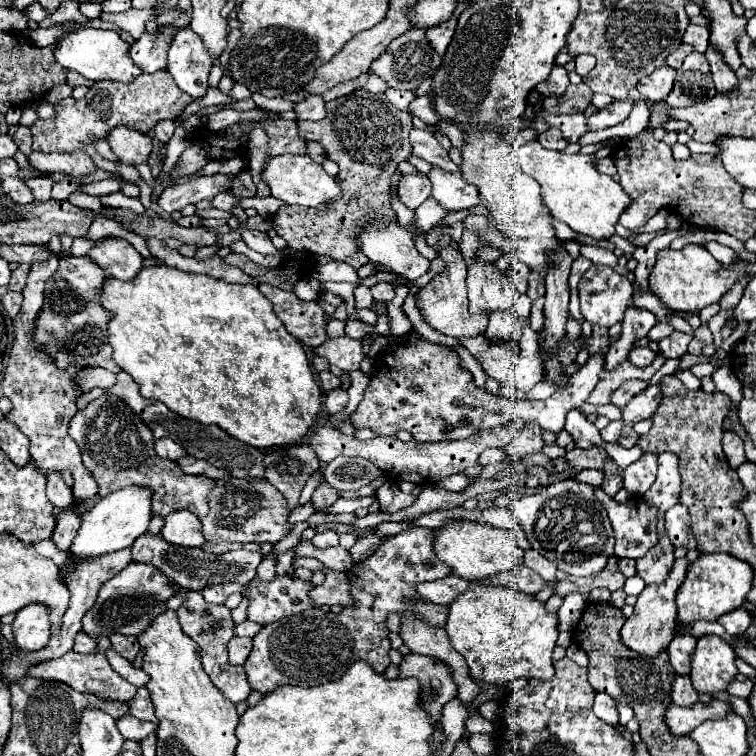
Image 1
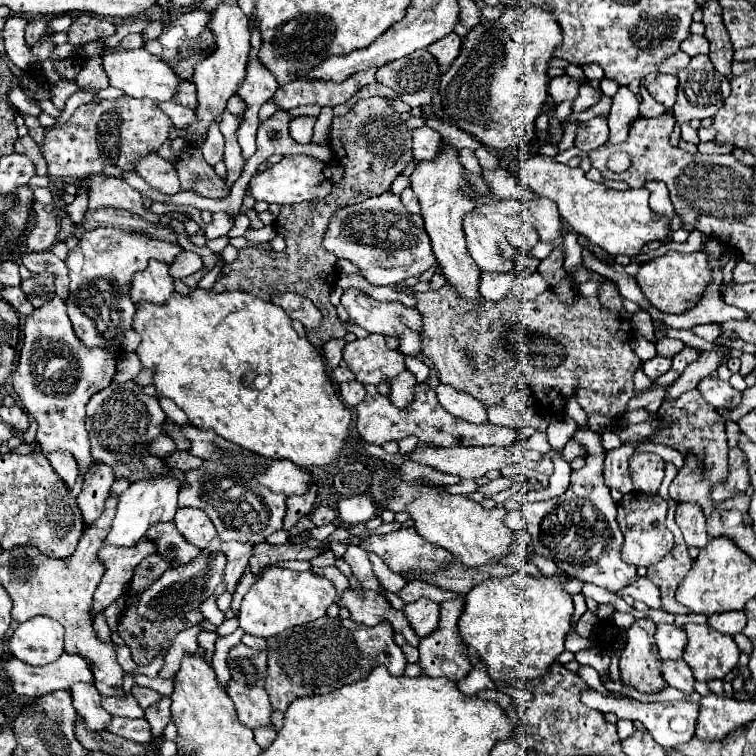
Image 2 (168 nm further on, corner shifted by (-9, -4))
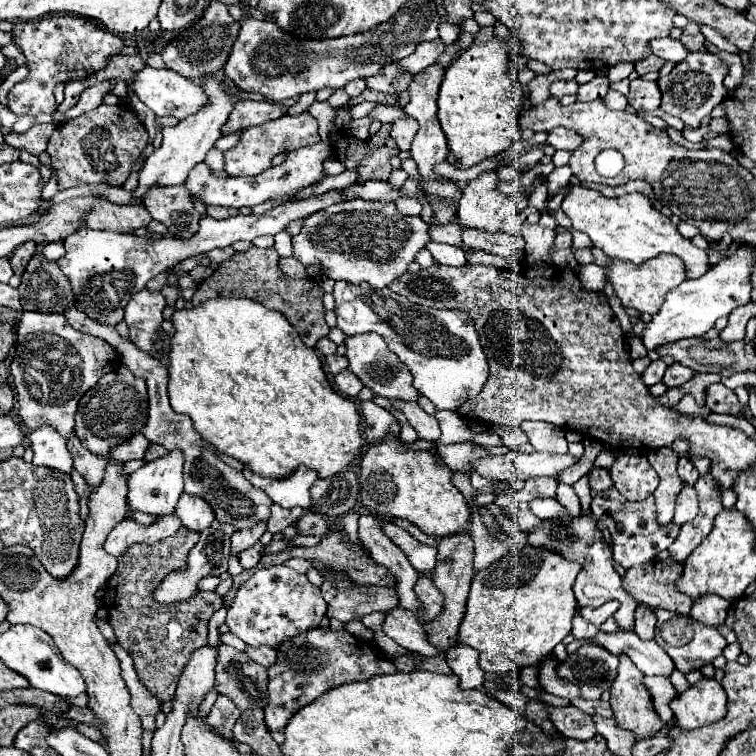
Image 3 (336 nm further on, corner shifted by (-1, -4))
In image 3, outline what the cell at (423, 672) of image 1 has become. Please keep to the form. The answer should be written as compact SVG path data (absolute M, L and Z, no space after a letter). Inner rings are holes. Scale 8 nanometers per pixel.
M458 532L458 536L446 536L444 540L438 540L438 564L436 570L432 572L432 580L438 586L438 590L444 594L444 610L442 614L432 622L424 624L430 642L440 650L448 650L450 644L456 644L456 632L458 632L458 624L464 618L464 604L468 598L468 588L470 588L470 580L474 576L474 568L472 568L472 558L474 558L474 540L470 536L470 532Z

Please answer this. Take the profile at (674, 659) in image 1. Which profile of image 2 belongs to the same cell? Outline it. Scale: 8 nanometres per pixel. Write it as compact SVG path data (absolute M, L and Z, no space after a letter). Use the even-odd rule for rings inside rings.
M658 624L656 626L656 646L660 652L660 658L664 660L678 660L682 658L682 652L686 650L686 632L678 626L670 624Z

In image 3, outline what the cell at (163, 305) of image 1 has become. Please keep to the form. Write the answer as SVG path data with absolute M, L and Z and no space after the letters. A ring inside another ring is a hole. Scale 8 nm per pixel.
M214 298L214 300L208 300L208 302L200 304L198 308L174 312L172 324L176 328L176 334L170 340L170 348L172 348L170 350L170 368L168 368L168 372L170 372L170 384L168 384L170 404L172 404L174 412L190 416L192 422L194 422L196 432L206 442L210 442L218 452L224 452L224 454L240 460L254 474L260 474L260 476L272 478L272 480L280 480L280 478L290 476L300 464L304 464L310 470L316 470L318 478L328 478L328 476L334 476L334 474L346 470L354 462L356 454L364 446L364 436L362 436L362 428L360 428L360 422L362 422L360 412L358 412L356 404L350 398L338 394L330 386L328 378L324 376L322 362L320 362L316 350L302 344L302 340L300 340L298 332L294 330L294 326L280 312L268 310L260 302L246 300L246 298Z

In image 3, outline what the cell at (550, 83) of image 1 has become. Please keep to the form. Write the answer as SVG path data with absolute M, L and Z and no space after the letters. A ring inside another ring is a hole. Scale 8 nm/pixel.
M556 80L550 86L550 94L556 96L556 98L562 98L564 94L576 94L576 90L578 90L576 80L568 80L568 82L566 80Z

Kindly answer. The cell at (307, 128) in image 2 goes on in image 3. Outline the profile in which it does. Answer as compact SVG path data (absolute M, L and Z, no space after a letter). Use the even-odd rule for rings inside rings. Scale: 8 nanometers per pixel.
M302 112L298 116L282 116L274 122L266 122L262 126L244 130L238 146L224 152L224 170L228 172L228 176L256 176L272 166L272 158L276 154L290 152L290 150L294 152L298 148L304 148L304 146L310 146L316 142L320 142L318 124L308 112Z

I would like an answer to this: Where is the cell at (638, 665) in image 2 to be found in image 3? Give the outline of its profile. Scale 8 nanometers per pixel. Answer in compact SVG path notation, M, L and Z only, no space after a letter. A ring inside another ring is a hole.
M620 656L620 666L618 666L618 676L610 688L610 706L614 710L614 720L618 724L618 728L630 730L634 732L636 740L644 740L644 738L652 738L654 734L658 734L664 728L664 722L658 718L658 714L654 712L652 706L652 698L648 694L648 690L642 684L642 672L638 672L638 668L634 668L632 660L628 656Z

